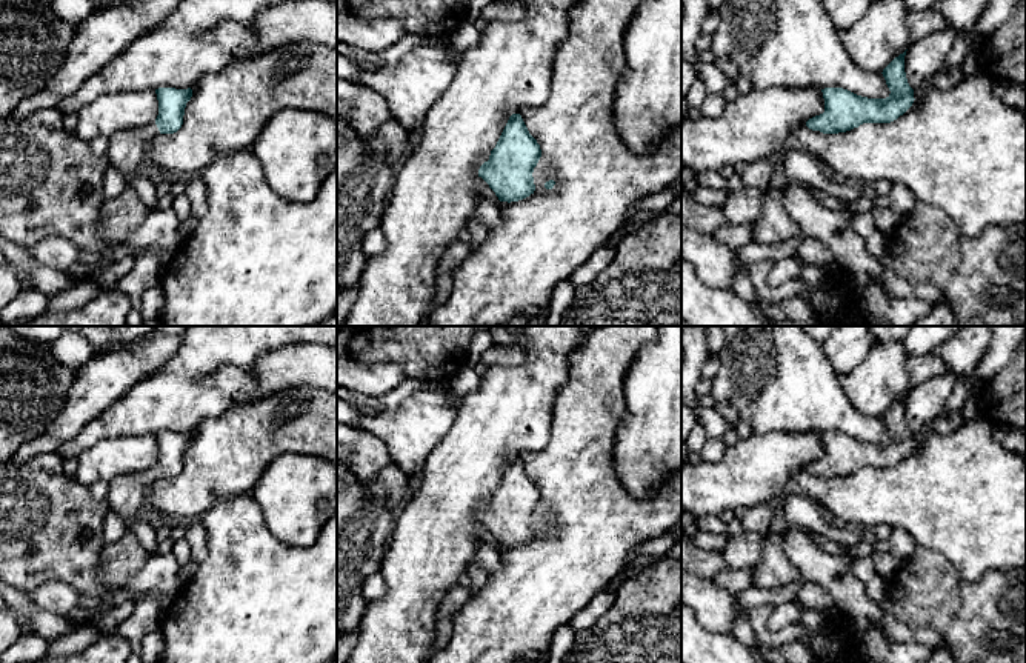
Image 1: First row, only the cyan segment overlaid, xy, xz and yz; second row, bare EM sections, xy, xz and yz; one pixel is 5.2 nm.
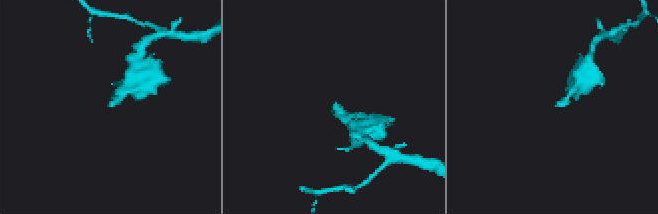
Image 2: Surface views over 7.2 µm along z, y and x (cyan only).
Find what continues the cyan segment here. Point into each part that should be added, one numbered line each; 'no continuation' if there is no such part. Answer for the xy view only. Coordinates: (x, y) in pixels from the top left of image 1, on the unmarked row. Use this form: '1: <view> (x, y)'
1: xy (126, 493)

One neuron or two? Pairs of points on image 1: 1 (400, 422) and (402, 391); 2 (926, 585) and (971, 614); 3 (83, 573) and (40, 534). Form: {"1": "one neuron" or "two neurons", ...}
{"1": "two neurons", "2": "one neuron", "3": "one neuron"}

